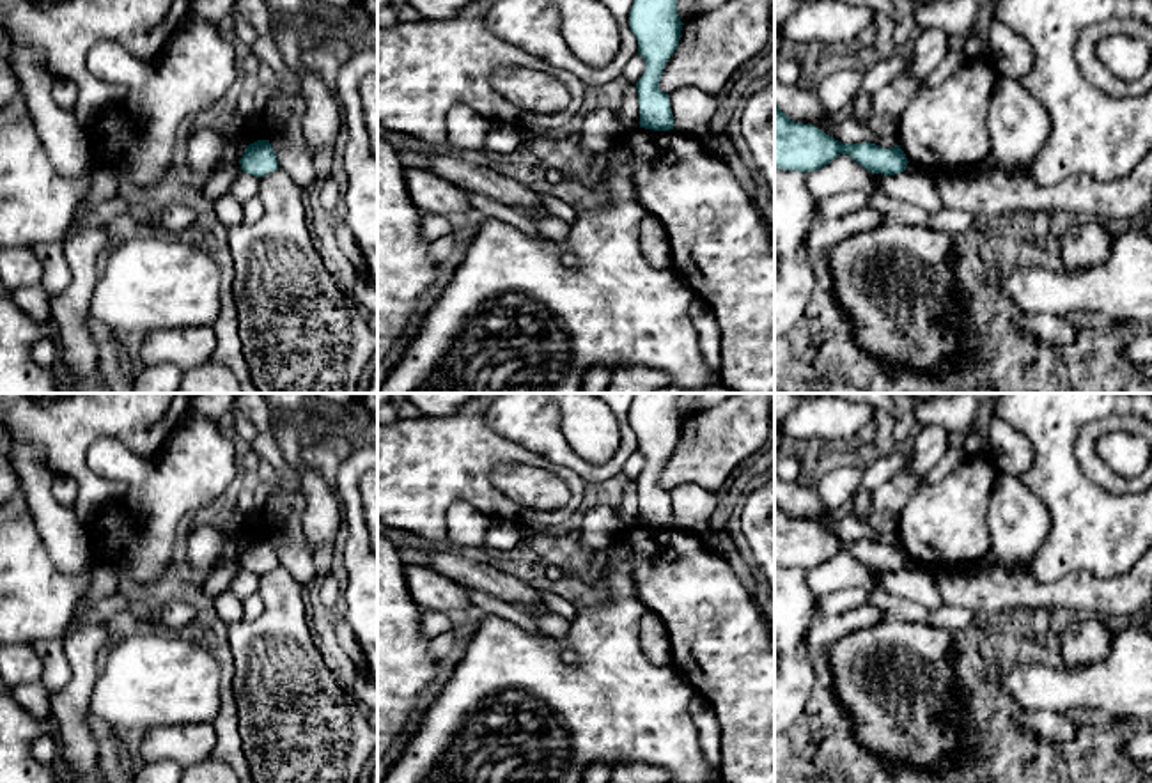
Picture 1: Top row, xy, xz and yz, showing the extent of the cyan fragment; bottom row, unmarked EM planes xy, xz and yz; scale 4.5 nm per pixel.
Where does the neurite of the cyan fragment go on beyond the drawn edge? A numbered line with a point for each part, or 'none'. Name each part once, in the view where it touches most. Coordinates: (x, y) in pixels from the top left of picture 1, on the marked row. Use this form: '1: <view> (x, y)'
none

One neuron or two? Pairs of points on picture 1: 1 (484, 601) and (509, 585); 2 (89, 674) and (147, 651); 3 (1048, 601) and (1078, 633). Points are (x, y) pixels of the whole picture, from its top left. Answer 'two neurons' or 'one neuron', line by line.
1: two neurons
2: two neurons
3: two neurons

